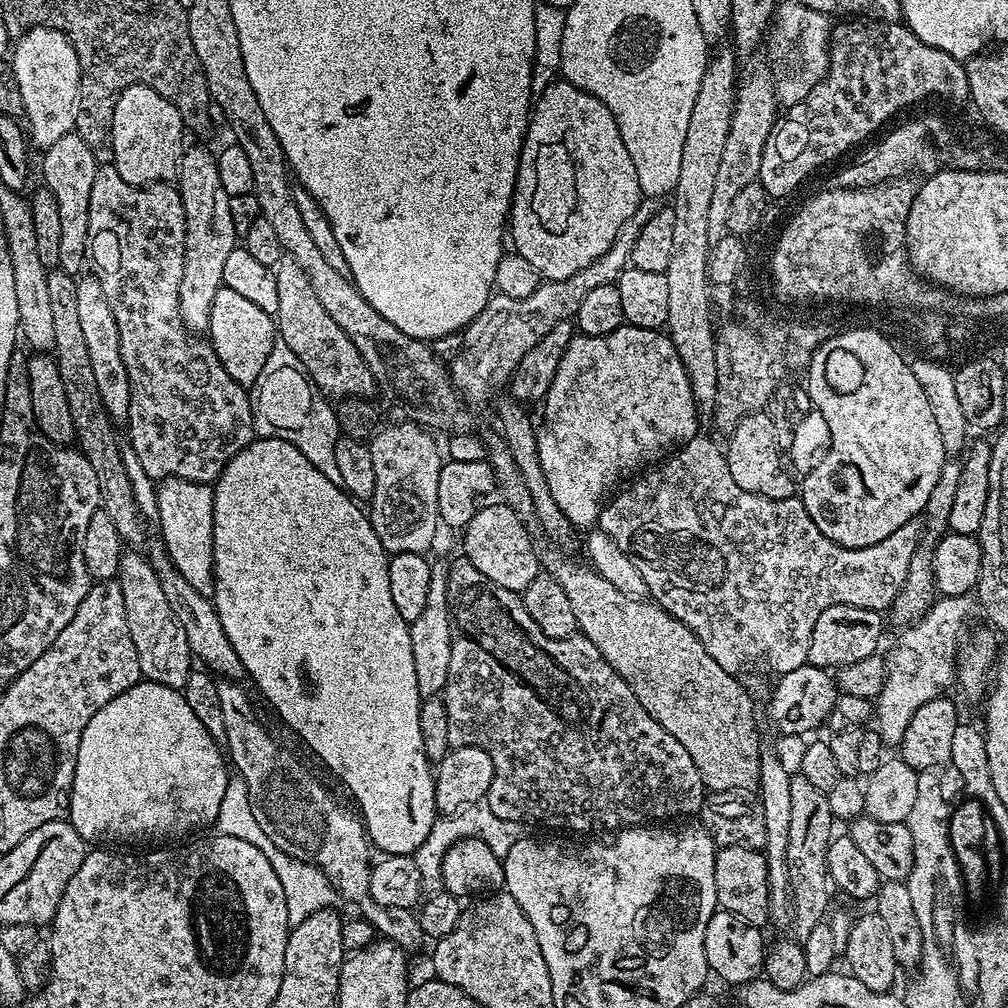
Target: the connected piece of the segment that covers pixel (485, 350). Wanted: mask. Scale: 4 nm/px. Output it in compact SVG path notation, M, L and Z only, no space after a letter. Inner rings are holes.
M641 199L638 210L634 210L632 217L624 223L618 238L610 246L610 250L606 250L606 254L602 254L602 258L590 262L590 266L586 266L586 270L578 270L578 274L570 274L570 278L541 282L538 290L534 290L534 294L530 294L530 298L506 298L499 294L493 294L488 299L484 309L468 323L467 328L463 329L464 345L458 356L450 363L452 384L469 405L475 406L475 404L480 404L483 400L488 399L491 401L493 399L492 391L502 387L503 384L505 387L511 381L512 372L518 366L518 362L522 362L522 358L526 358L526 354L530 350L534 350L534 346L538 346L538 342L542 342L542 338L546 338L546 334L550 334L550 330L554 330L554 326L558 326L558 322L575 318L578 314L578 306L582 306L582 301L596 287L615 284L620 279L625 268L629 267L634 242L638 242L638 234L642 230L642 226L646 226L646 222L650 222L657 207L655 199Z

